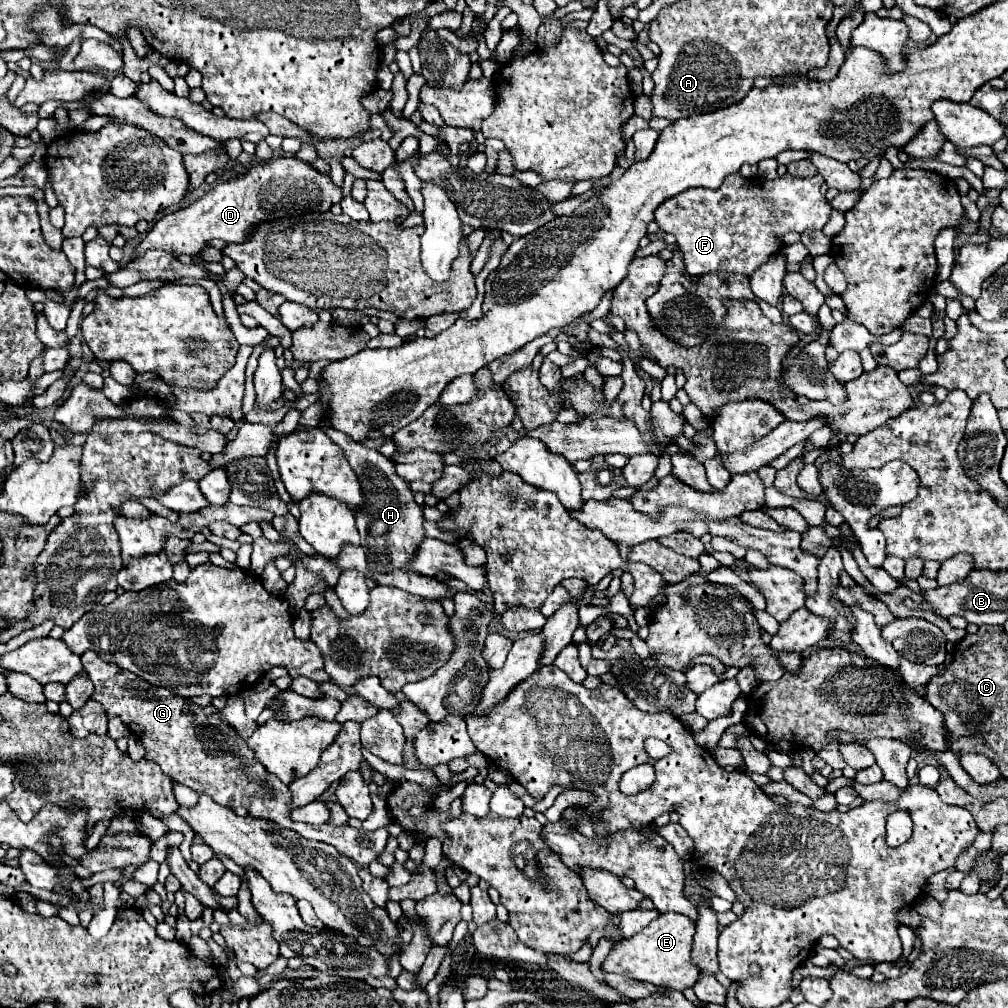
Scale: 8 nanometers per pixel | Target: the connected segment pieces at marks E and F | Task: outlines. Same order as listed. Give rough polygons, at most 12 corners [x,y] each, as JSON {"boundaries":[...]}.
{"boundaries":[[[662,913],[600,967],[658,987],[694,987],[694,923]],[[728,175],[656,209],[690,275],[750,277],[820,231],[822,175]]]}

